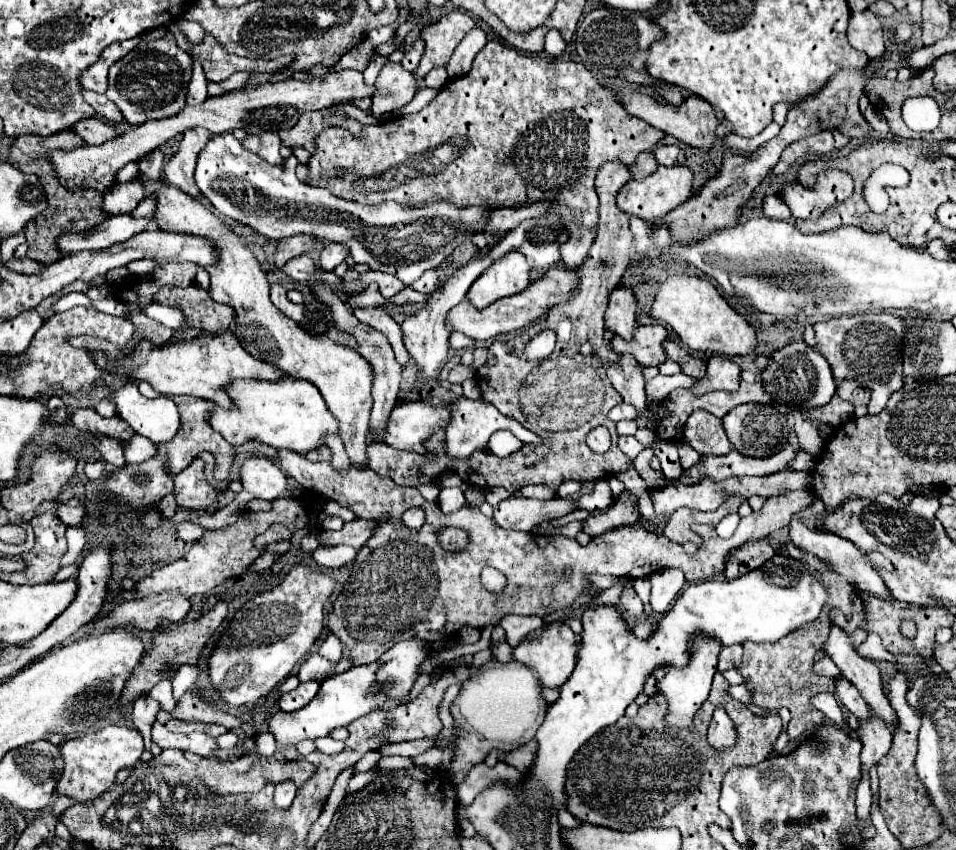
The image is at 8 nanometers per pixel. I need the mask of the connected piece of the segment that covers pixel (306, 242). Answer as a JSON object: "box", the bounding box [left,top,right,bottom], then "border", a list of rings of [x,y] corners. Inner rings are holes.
{"box":[275,236,311,266],"border":[[[291,236],[285,238],[277,244],[277,252],[275,252],[275,266],[283,266],[287,260],[305,254],[311,248],[311,238],[309,236]]]}

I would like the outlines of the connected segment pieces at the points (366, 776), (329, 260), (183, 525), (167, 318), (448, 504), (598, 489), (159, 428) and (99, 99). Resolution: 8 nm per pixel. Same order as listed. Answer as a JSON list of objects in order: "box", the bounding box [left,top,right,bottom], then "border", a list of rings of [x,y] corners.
[{"box":[347,770,377,794],"border":[[[374,770],[356,773],[348,783],[347,794],[353,794],[362,790],[365,786],[374,781],[376,774],[377,772]]]},{"box":[321,244,349,272],"border":[[[327,244],[321,252],[321,268],[333,272],[337,264],[341,264],[349,256],[349,248],[345,244]]]},{"box":[175,522,203,542],"border":[[[179,522],[175,524],[175,536],[181,538],[183,542],[195,542],[203,536],[203,528],[191,522]]]},{"box":[147,304,187,330],"border":[[[149,304],[147,306],[147,316],[161,322],[163,326],[171,330],[183,330],[187,316],[179,308],[169,308],[169,306],[159,306],[159,304]]]},{"box":[439,488,465,514],"border":[[[441,488],[441,494],[439,494],[439,508],[447,514],[459,510],[465,502],[465,496],[463,496],[463,490],[461,488]]]},{"box":[579,478,613,514],"border":[[[605,478],[600,479],[599,482],[595,484],[593,492],[589,492],[589,494],[585,494],[585,496],[579,496],[579,506],[581,506],[581,508],[587,508],[591,514],[609,508],[611,502],[613,502],[613,498],[611,498],[611,488]]]},{"box":[89,382,179,442],"border":[[[127,382],[125,386],[117,388],[117,390],[111,390],[109,386],[97,386],[89,392],[89,398],[91,400],[109,400],[115,404],[117,408],[117,414],[127,422],[131,424],[131,428],[149,438],[151,442],[169,442],[177,430],[179,430],[179,412],[177,412],[177,406],[175,402],[169,398],[169,396],[157,396],[155,400],[147,400],[145,396],[141,396],[141,392],[137,390],[137,384],[135,382]]]},{"box":[83,90,123,124],"border":[[[83,90],[83,98],[95,108],[95,112],[105,118],[107,122],[115,122],[121,124],[123,122],[123,114],[119,114],[119,108],[105,96],[105,94],[95,94],[91,90]]]}]

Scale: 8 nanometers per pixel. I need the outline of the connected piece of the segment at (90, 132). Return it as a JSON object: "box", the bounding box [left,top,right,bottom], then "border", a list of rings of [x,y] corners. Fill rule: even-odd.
{"box":[71,118,119,146],"border":[[[83,118],[83,122],[75,122],[71,126],[71,132],[79,134],[79,138],[83,138],[83,142],[97,144],[97,146],[119,134],[115,126],[111,126],[107,122],[101,122],[97,118]]]}

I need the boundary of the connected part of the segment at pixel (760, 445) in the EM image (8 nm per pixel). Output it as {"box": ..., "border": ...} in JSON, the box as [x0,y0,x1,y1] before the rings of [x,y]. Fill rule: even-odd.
{"box":[723,402,789,458],"border":[[[755,402],[741,404],[723,418],[723,428],[725,428],[733,448],[737,452],[741,452],[743,456],[751,456],[751,458],[767,458],[767,456],[783,450],[783,446],[787,444],[787,438],[789,438],[785,414],[779,412],[773,404],[755,404]]]}

